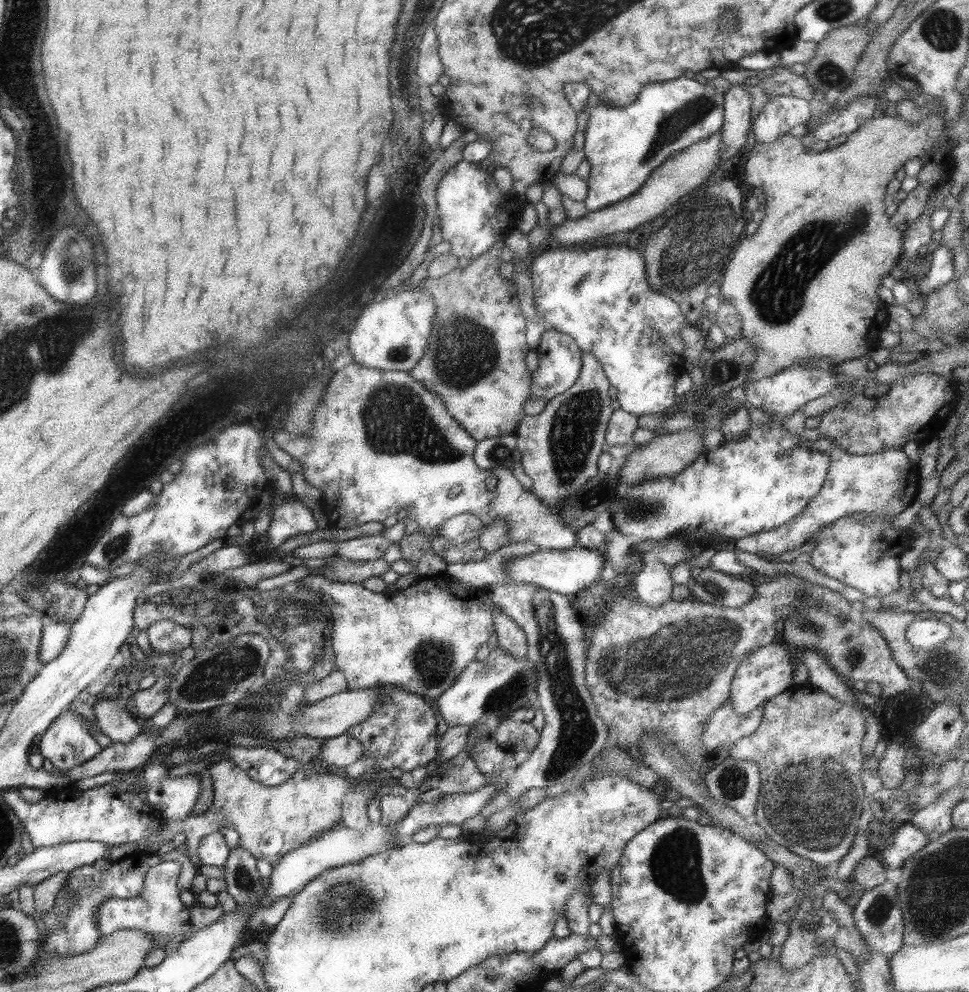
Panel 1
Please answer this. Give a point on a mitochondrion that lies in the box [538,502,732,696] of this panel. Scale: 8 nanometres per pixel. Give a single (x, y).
(715, 589)

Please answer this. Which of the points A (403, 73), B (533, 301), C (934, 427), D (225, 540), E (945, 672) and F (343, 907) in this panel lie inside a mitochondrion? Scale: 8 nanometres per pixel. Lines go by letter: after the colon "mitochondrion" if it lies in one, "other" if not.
A: other
B: other
C: other
D: other
E: mitochondrion
F: mitochondrion

